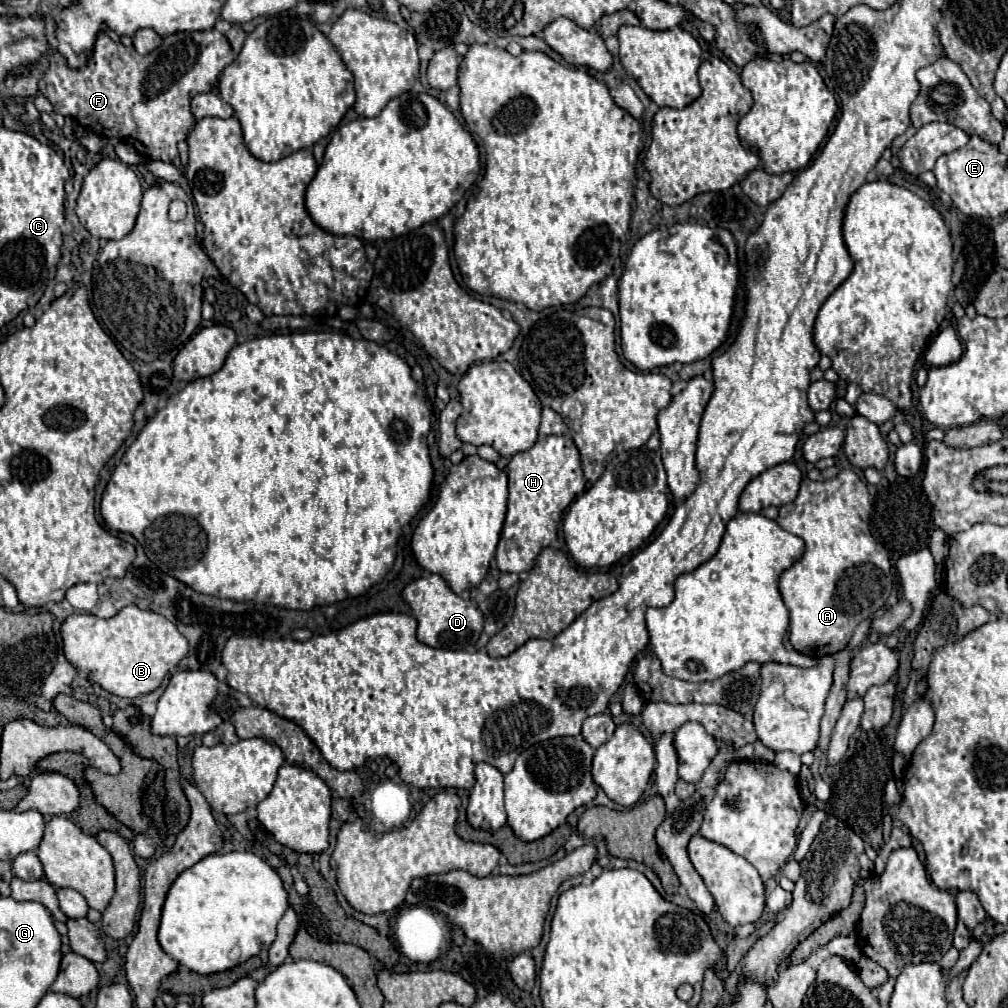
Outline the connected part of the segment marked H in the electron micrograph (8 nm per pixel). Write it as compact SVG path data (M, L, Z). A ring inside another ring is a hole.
M539 436L533 448L519 452L507 466L509 506L497 546L497 566L501 572L529 572L537 554L555 538L565 508L585 490L579 450L571 436Z

